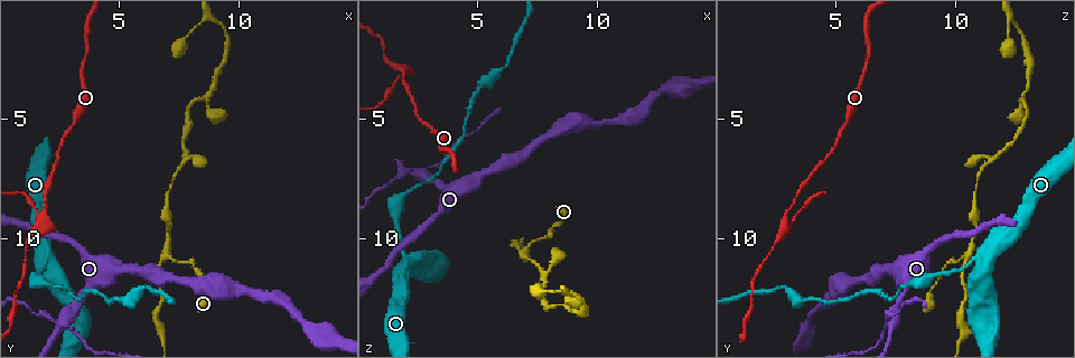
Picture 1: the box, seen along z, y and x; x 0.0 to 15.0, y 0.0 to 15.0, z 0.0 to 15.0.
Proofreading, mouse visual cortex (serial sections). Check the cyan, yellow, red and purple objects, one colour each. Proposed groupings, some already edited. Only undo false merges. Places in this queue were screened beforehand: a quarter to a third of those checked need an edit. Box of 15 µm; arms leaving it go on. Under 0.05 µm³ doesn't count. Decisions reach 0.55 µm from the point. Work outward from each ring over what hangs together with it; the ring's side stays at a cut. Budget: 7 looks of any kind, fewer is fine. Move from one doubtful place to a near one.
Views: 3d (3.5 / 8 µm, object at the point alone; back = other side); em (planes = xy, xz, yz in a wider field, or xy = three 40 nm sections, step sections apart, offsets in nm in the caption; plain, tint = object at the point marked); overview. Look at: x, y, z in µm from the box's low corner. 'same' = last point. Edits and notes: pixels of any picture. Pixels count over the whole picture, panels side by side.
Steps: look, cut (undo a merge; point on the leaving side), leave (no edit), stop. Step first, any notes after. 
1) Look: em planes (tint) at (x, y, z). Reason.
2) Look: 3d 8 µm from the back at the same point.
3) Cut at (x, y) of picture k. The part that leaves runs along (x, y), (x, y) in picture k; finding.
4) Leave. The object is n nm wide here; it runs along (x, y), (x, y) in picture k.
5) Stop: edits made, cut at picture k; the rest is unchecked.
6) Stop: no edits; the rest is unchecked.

Look: 3d 3.5 µm at (2.7, 13.6, 7.3). Four or more arms meet.

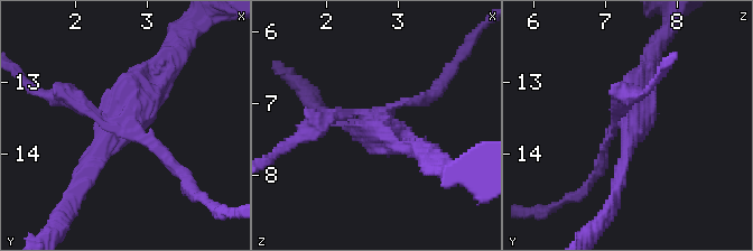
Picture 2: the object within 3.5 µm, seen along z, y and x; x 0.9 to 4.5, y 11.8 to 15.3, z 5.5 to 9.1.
Look: em xy step 2 (plain) at (2.60, 13.55, 7.30). 4 arms meet here; the arms are 150, 200, 200, 250 nm wide; now the EM.

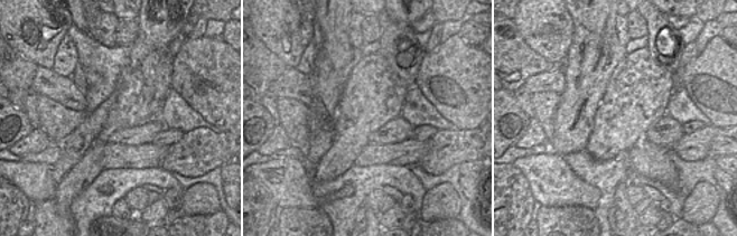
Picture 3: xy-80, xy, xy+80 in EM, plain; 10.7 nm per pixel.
Look: em xy step 2 (tint) at the same point. Where the object lies.

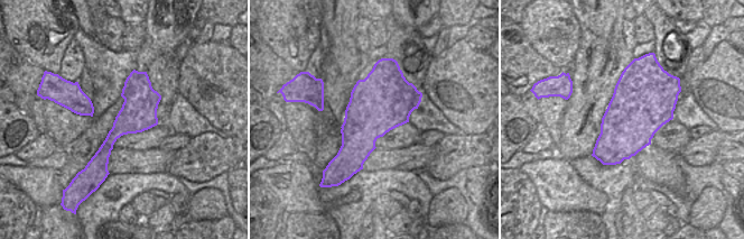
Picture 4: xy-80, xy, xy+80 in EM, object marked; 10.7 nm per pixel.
Cut at (160, 150) of picture 2. The part that leaves runs along (109, 122), (29, 84) in picture 2; two cells meet here.

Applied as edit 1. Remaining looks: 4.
Look: 3d 3.5 µm at (7.0, 10.8, 10.4). Three arms meet.

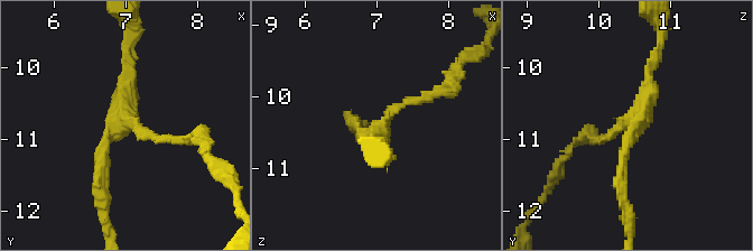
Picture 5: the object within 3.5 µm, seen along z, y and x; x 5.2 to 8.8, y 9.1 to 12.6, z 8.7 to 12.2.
Look: em xy step 2 (tint) at (7.00, 10.70, 10.50). 3 arms meet here; the arms are 100, 150, 150 nm wide.

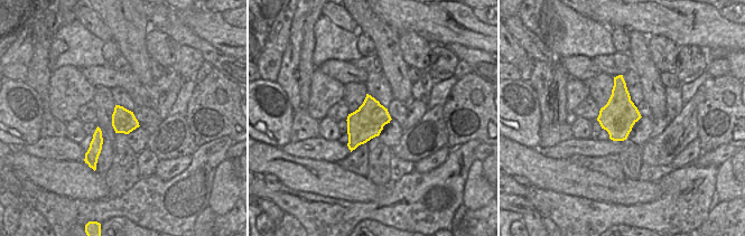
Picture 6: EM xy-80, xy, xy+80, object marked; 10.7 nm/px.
Leave. It runs along (597, 140), (643, 110), (657, 50) in picture 5; continuous, no second cell.

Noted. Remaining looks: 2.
Look: 3d 3.5 µm from the back at (7.7, 6.7, 11.6). Calibre changes.

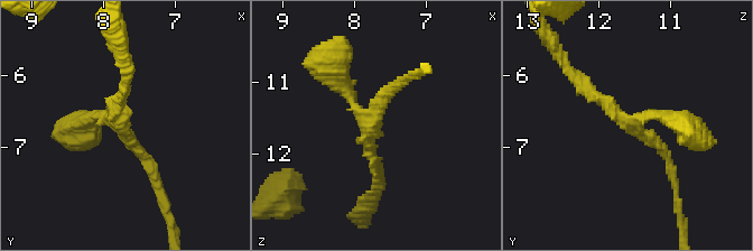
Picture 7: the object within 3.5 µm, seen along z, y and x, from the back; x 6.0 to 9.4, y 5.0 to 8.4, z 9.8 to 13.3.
Look: em planes (tint) at (7.80, 6.70, 11.45). Need the tissue.

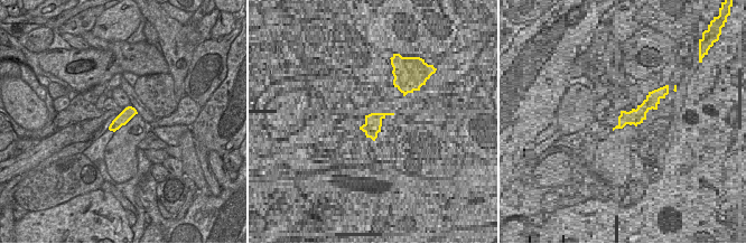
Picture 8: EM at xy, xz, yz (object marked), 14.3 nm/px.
Leave. The object is 180 nm wide here; it runs along (671, 176), (654, 142), (577, 80) in picture 7; one cell here.

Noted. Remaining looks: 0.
Stop: edits made, cut at picture 2; the rest is unchecked.

